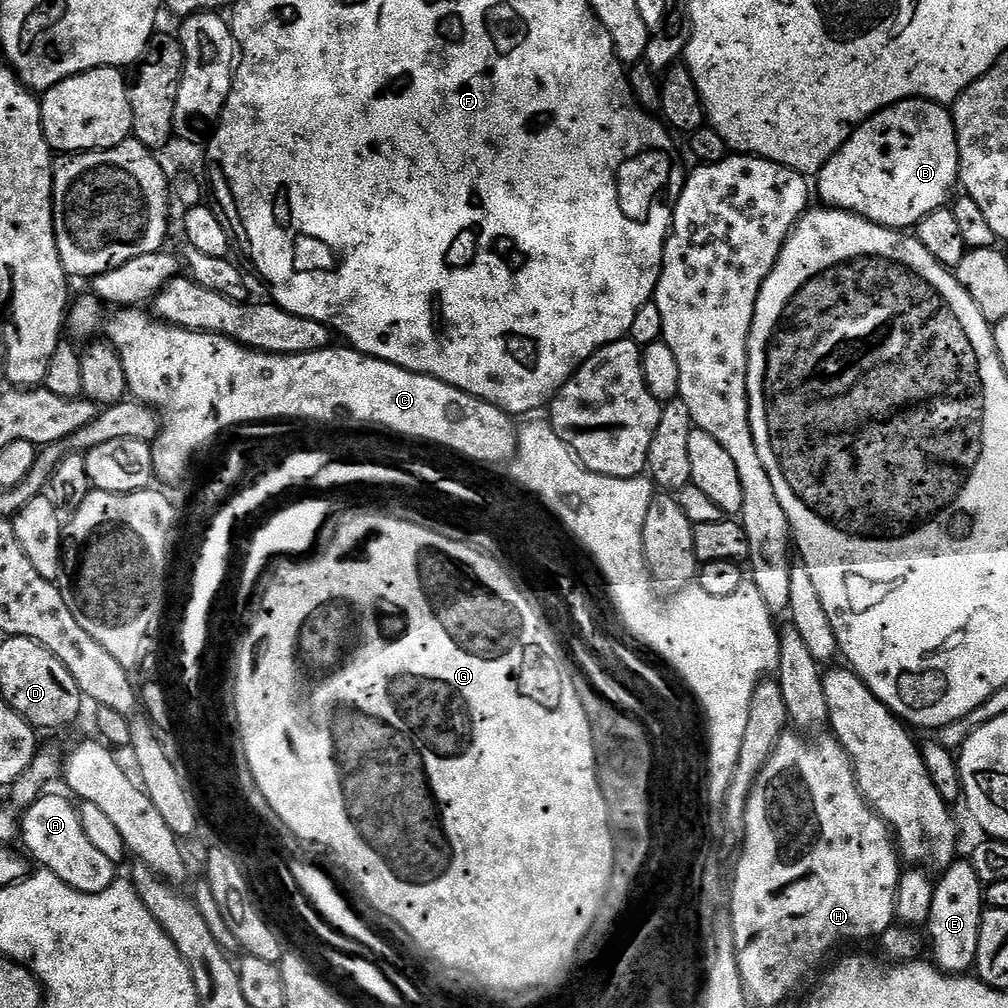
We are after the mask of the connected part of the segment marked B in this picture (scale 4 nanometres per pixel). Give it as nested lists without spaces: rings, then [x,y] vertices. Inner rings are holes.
[[[903,100],[874,113],[863,124],[858,124],[848,141],[824,163],[815,177],[814,188],[820,191],[824,199],[821,201],[827,207],[853,212],[871,224],[881,224],[883,228],[912,230],[918,221],[926,218],[926,214],[949,203],[953,195],[952,187],[957,187],[959,178],[958,138],[951,111],[932,100]]]

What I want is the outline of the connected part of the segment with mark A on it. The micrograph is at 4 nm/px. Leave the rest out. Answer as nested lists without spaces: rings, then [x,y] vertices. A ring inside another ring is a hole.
[[[41,794],[37,796],[36,801],[29,808],[23,809],[19,835],[19,839],[24,840],[25,849],[23,848],[23,851],[33,861],[36,859],[40,863],[37,865],[43,871],[53,872],[55,876],[62,878],[62,882],[66,882],[66,886],[70,886],[74,890],[86,894],[98,894],[102,890],[106,890],[118,879],[117,865],[112,864],[110,858],[106,858],[91,844],[90,838],[86,835],[86,830],[82,830],[82,820],[77,805],[75,803],[72,805],[71,802],[73,803],[73,801],[67,795],[64,795],[65,797],[48,795]]]

